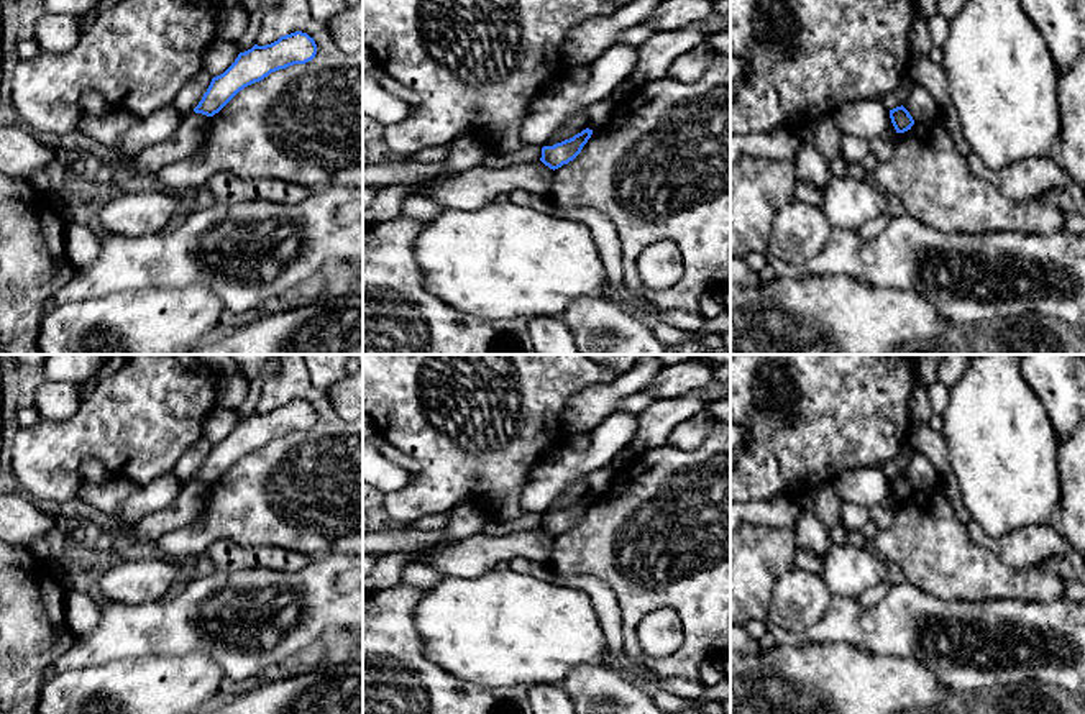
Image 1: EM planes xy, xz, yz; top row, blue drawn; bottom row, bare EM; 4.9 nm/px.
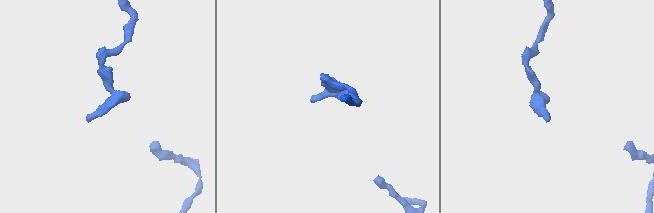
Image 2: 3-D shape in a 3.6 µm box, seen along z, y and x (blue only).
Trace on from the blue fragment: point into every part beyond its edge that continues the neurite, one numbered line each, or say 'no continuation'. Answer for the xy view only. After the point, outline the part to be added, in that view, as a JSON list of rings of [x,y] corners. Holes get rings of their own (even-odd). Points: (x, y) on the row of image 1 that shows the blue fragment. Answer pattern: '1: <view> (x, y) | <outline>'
no continuation

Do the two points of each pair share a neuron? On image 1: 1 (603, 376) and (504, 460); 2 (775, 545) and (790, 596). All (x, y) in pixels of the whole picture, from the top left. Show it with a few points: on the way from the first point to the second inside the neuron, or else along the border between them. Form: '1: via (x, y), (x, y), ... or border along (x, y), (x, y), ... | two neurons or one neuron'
1: via (575, 376), (519, 432) | one neuron
2: border along (793, 565), (777, 581), (769, 611) | two neurons

